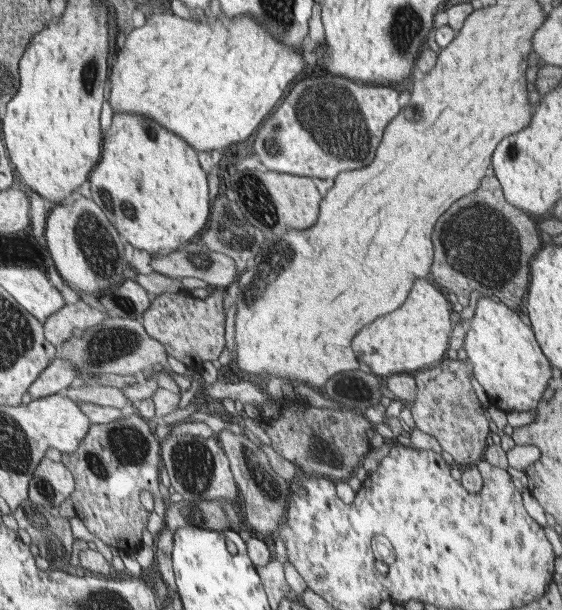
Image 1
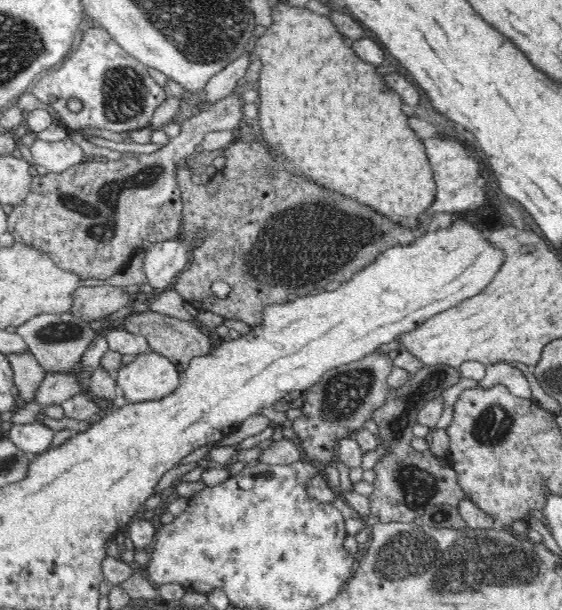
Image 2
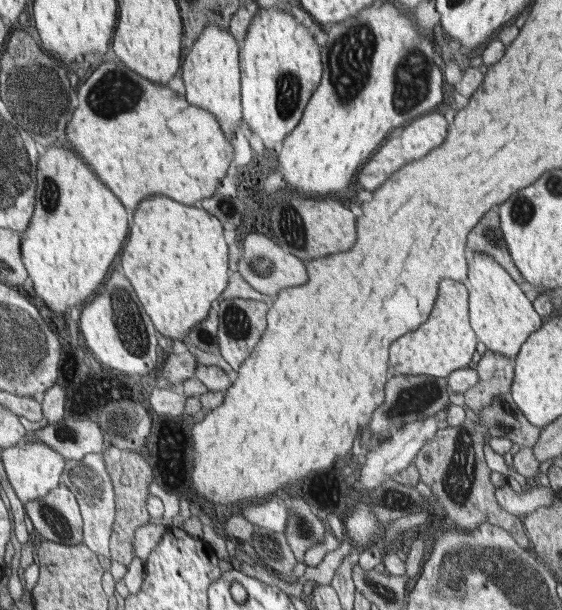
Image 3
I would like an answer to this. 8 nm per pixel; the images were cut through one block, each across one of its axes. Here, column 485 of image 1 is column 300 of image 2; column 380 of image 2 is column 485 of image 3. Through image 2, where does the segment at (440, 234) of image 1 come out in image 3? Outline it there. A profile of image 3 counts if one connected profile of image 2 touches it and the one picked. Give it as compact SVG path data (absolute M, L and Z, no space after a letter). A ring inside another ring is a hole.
M498 208L490 210L490 216L482 217L482 224L474 227L469 236L470 250L490 254L498 264L506 268L517 284L524 283L524 277L510 257L506 240L501 234L501 218Z

